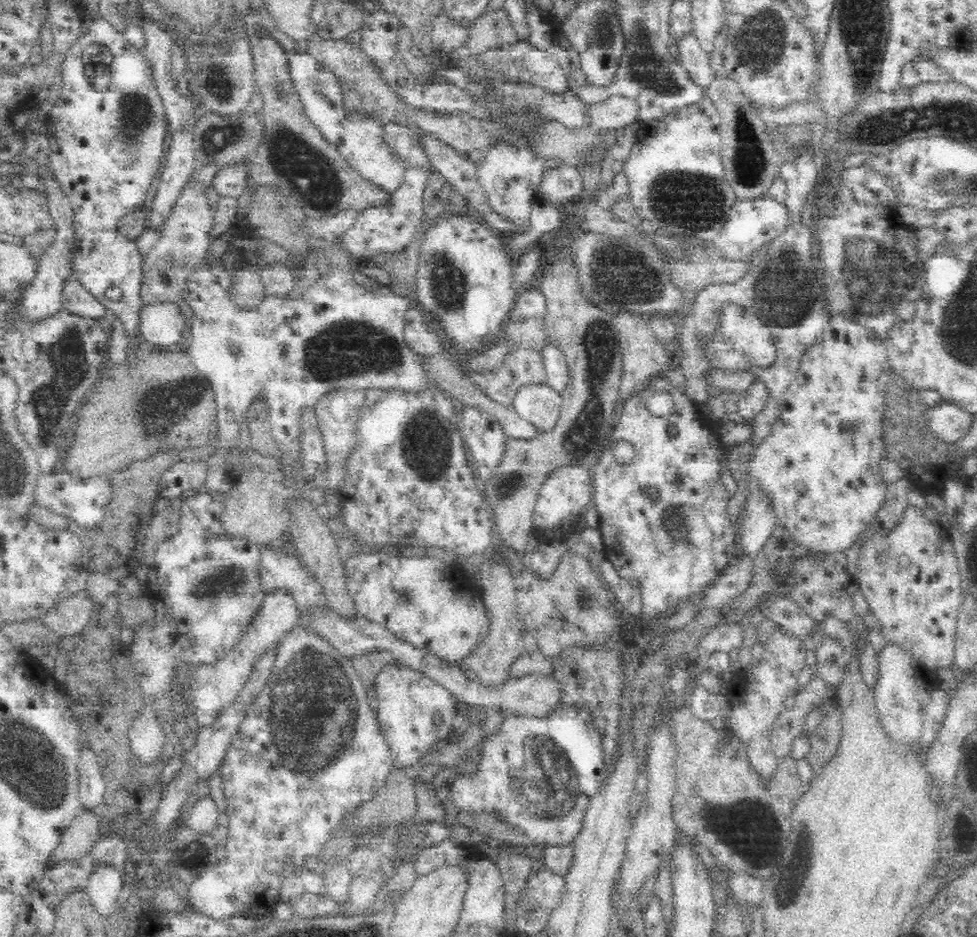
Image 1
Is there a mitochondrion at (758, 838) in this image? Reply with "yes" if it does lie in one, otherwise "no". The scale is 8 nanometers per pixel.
yes

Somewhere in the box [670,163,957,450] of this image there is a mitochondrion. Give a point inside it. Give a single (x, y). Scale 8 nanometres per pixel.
(874, 270)

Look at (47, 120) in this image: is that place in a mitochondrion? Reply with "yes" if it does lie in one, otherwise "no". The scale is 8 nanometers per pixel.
no

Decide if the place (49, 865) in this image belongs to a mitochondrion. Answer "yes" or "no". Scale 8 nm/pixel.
no

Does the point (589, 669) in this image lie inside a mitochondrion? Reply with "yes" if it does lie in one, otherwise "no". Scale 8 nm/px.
yes

